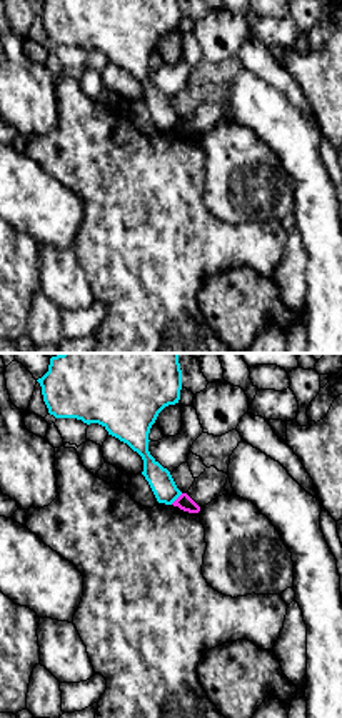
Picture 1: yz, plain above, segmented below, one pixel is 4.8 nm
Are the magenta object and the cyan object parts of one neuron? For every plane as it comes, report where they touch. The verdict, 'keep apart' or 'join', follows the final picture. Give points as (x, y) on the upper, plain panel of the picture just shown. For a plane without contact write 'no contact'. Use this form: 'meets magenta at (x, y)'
meets magenta at (177, 125)

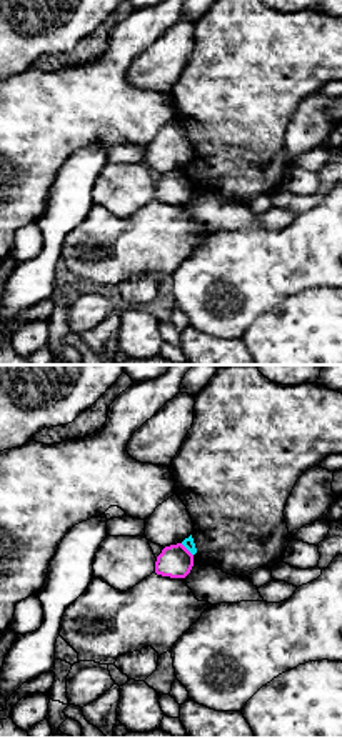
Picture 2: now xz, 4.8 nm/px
meets magenta at (187, 177)

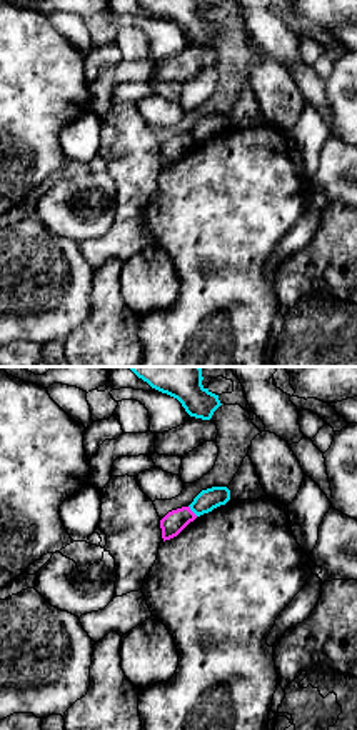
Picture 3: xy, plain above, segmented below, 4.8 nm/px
meets magenta at (191, 137)

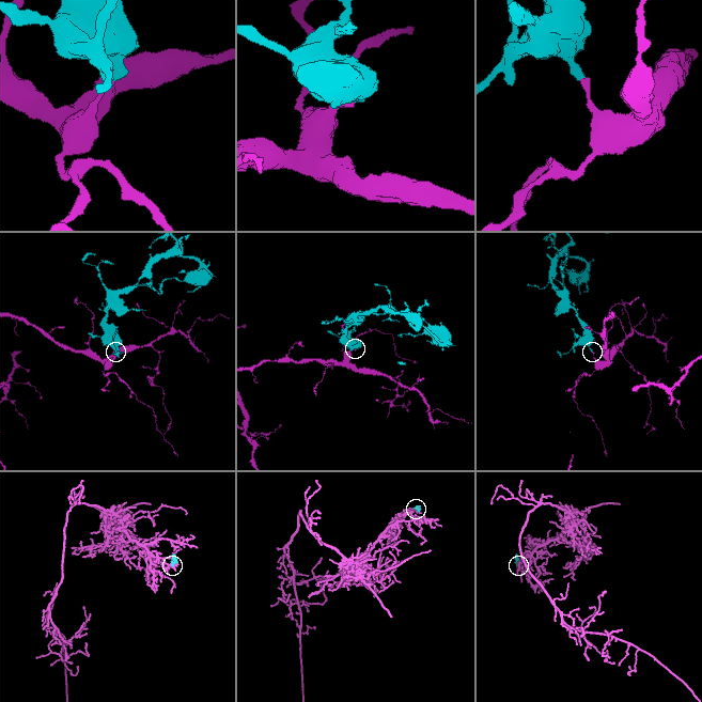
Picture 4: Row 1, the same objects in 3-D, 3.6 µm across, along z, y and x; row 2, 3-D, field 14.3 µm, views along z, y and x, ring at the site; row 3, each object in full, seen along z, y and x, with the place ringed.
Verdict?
keep apart

